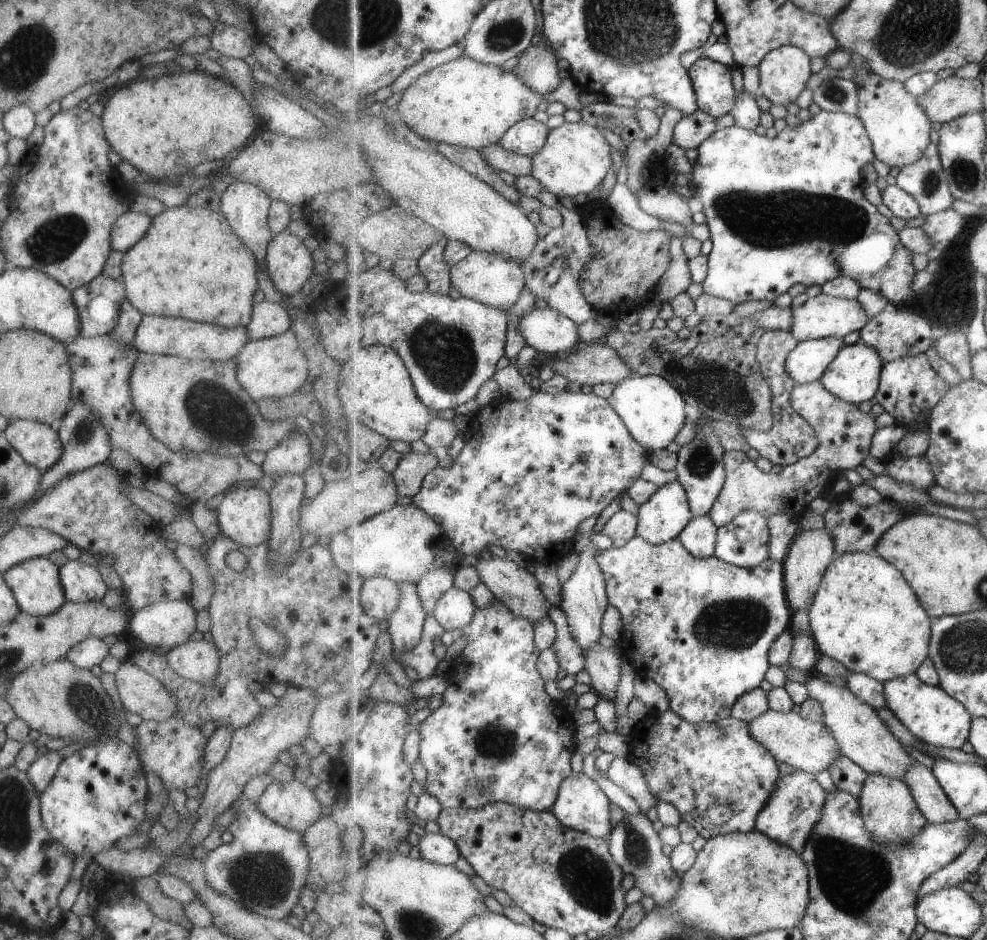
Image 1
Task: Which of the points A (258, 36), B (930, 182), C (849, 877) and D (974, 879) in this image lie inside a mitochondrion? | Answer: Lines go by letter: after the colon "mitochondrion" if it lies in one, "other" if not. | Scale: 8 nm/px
A: other
B: mitochondrion
C: mitochondrion
D: other

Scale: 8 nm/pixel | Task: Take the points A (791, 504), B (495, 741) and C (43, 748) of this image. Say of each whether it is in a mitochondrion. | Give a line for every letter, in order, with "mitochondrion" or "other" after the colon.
A: other
B: mitochondrion
C: other

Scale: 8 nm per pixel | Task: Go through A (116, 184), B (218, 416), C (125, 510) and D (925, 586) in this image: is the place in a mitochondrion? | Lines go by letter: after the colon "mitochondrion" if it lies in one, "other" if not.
A: other
B: mitochondrion
C: other
D: other

